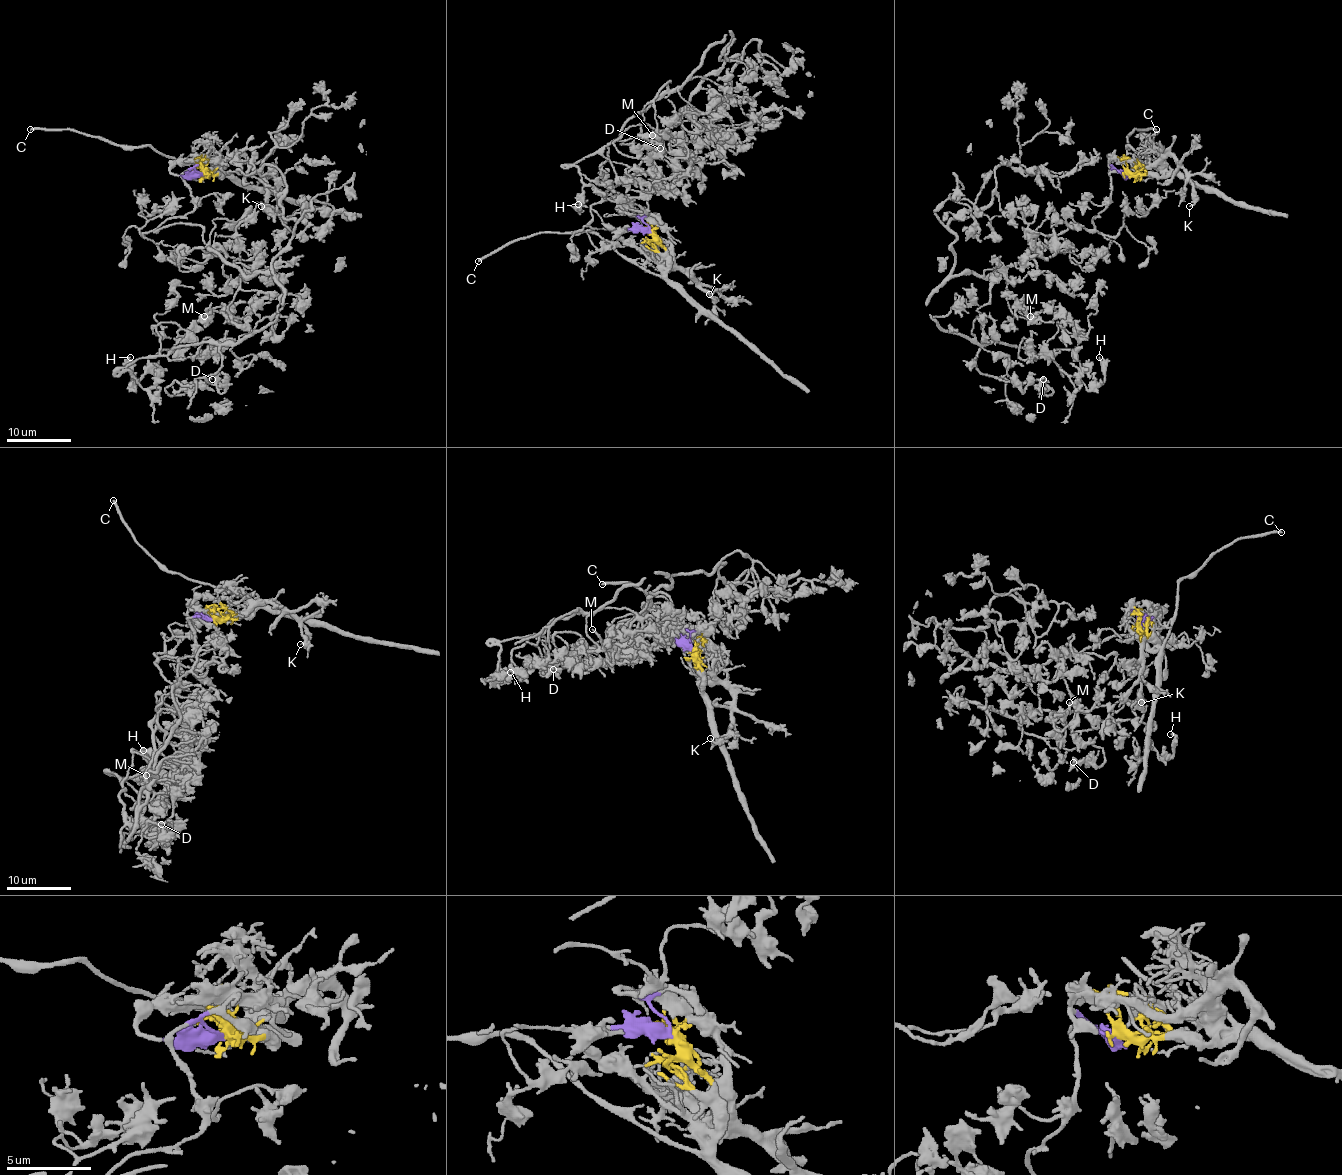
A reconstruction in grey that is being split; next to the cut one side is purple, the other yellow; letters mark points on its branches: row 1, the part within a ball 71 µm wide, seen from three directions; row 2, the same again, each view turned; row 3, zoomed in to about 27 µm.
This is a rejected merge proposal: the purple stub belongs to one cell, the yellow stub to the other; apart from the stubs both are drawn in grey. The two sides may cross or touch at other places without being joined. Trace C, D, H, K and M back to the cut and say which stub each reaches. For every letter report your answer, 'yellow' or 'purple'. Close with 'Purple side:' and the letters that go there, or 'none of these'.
C: yellow
D: purple
H: purple
K: yellow
M: purple
Purple side: D, H, M

